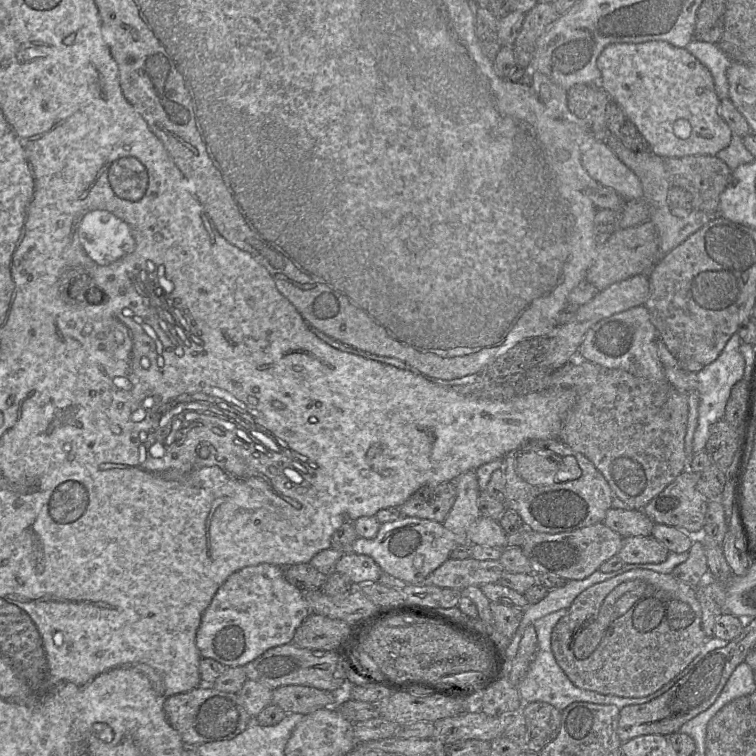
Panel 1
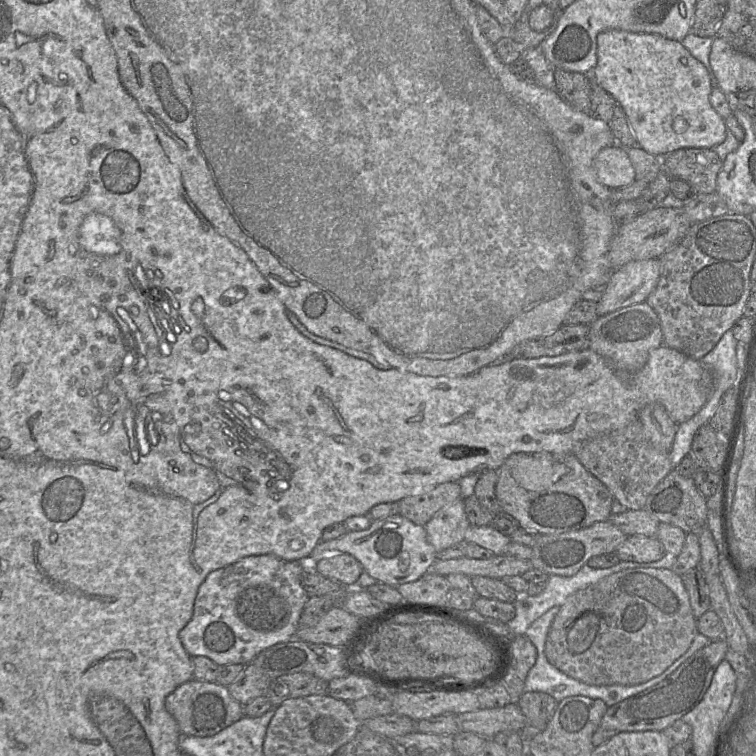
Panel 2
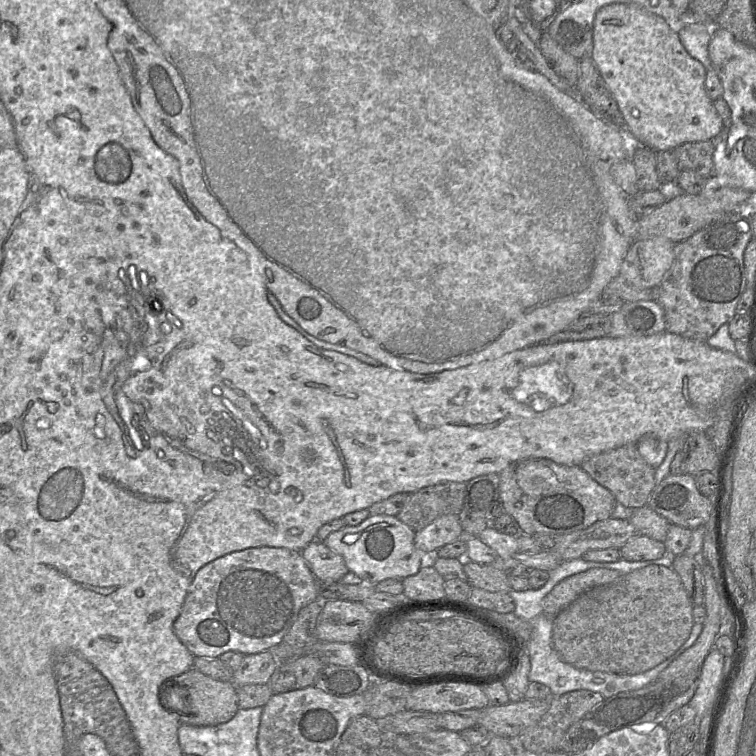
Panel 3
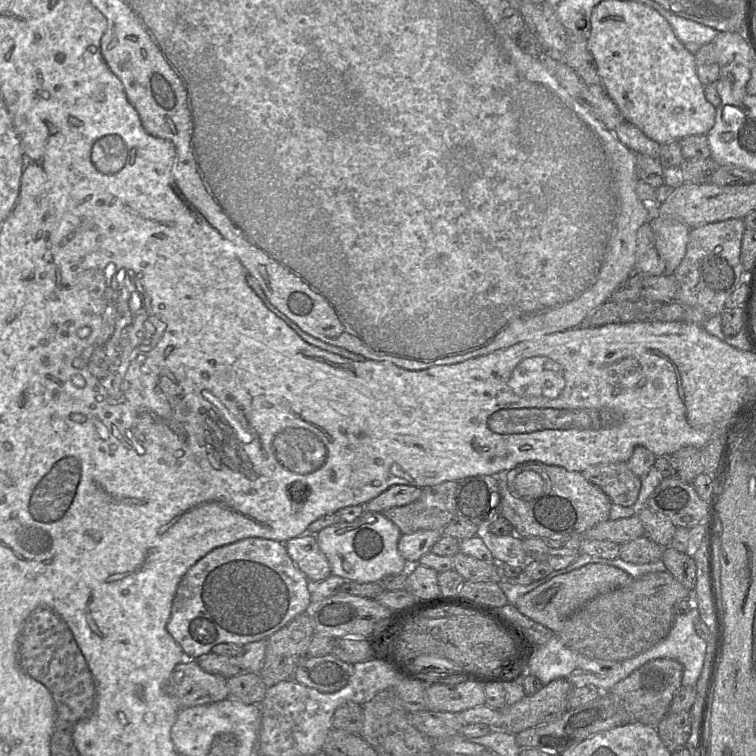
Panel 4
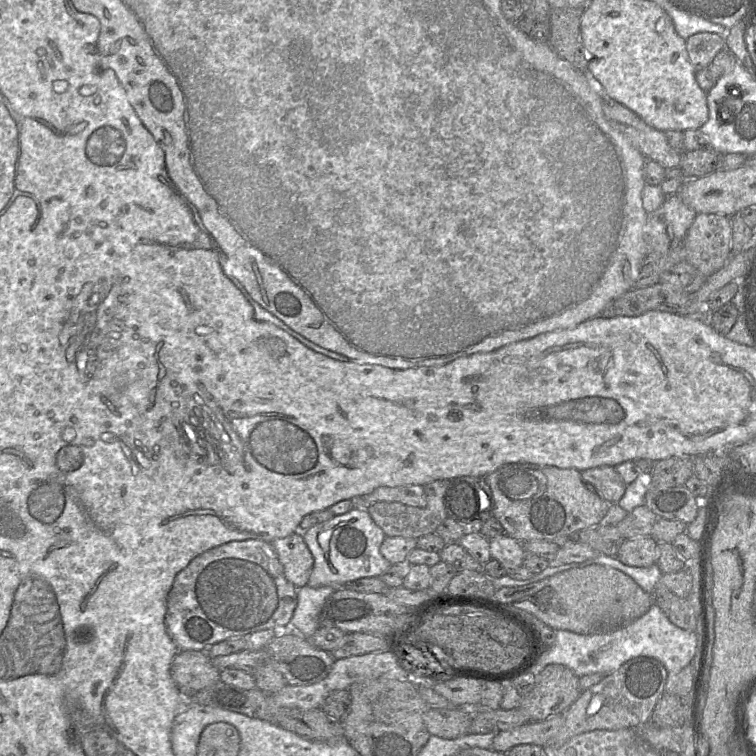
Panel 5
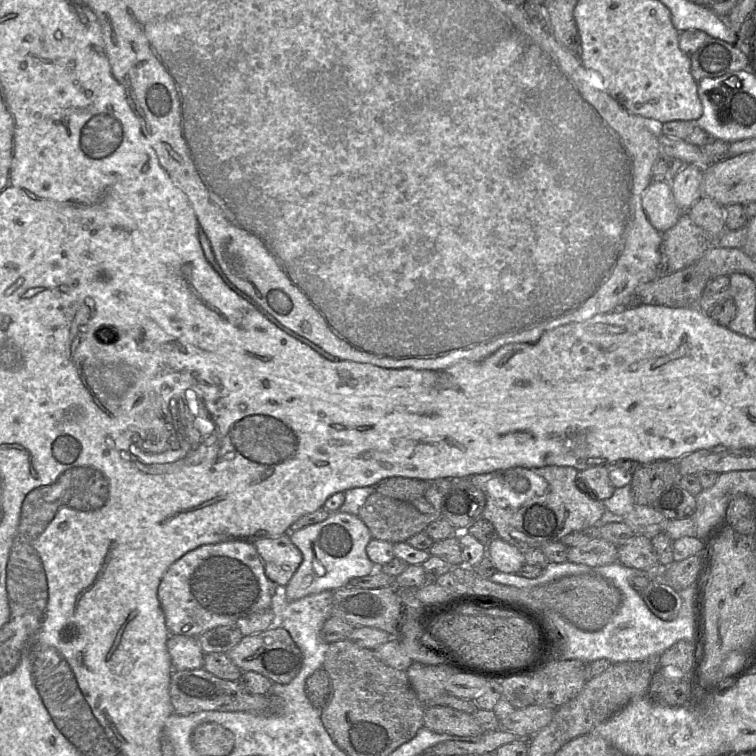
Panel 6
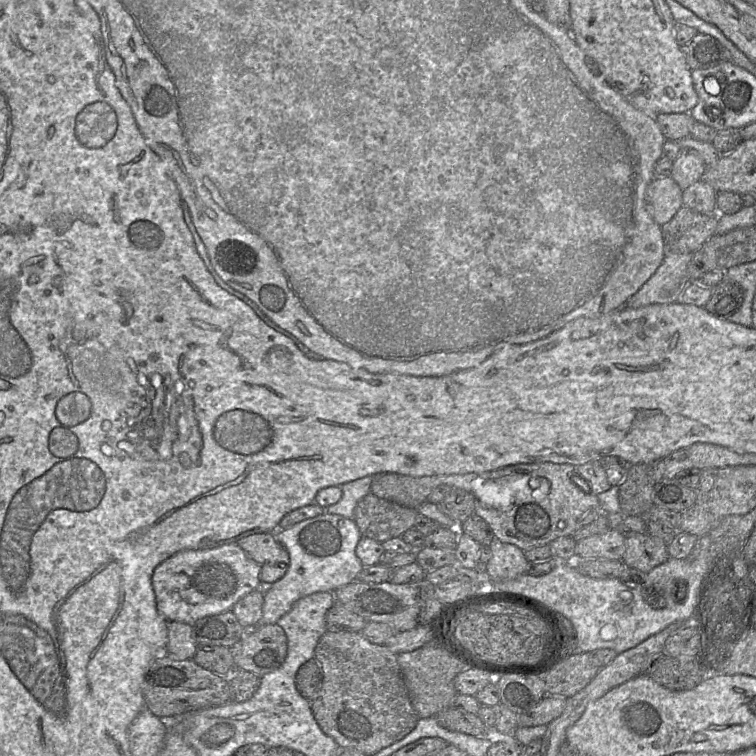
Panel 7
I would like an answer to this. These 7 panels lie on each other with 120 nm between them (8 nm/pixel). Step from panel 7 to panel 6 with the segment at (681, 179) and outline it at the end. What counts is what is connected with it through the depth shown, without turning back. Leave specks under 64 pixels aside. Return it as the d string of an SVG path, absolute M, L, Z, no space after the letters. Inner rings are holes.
M686 164L686 166L671 180L671 188L675 202L682 212L688 212L702 197L702 177L702 169L695 165Z

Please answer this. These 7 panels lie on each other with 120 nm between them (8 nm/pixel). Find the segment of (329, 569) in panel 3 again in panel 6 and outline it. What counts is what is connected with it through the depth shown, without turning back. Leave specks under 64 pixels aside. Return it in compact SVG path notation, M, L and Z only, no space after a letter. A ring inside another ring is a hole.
M289 533L274 538L261 538L253 544L264 562L266 576L277 587L285 587L303 559Z

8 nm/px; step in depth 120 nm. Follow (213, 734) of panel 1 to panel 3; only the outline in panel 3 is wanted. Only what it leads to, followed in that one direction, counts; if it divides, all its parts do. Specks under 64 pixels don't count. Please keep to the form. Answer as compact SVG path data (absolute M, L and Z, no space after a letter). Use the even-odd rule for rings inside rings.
M194 667L171 679L171 684L175 685L165 687L163 706L176 713L181 724L193 726L222 724L231 720L239 709L237 687L230 681L213 679Z

